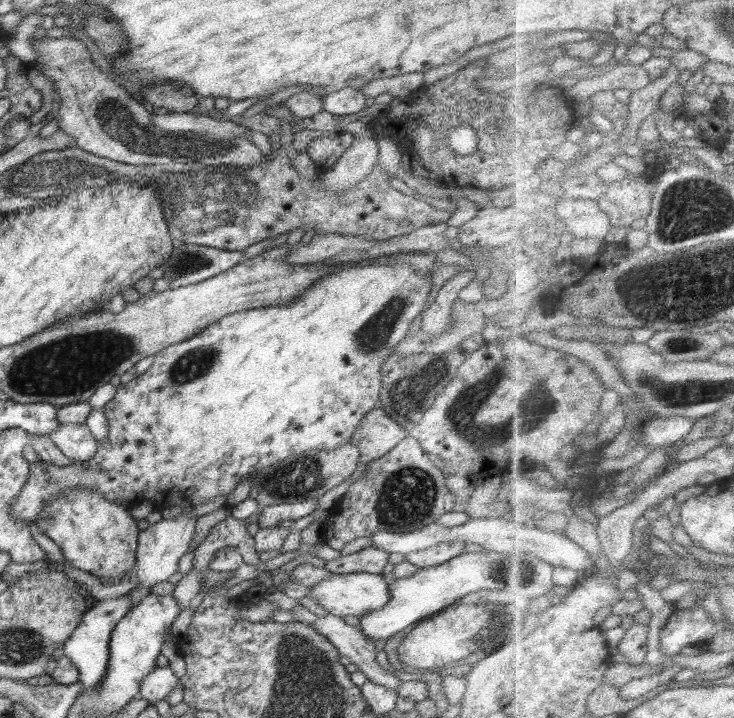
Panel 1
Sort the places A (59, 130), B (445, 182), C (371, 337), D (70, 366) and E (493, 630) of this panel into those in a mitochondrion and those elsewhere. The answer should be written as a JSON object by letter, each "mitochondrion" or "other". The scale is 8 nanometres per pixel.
{"A":"other","B":"other","C":"mitochondrion","D":"mitochondrion","E":"mitochondrion"}

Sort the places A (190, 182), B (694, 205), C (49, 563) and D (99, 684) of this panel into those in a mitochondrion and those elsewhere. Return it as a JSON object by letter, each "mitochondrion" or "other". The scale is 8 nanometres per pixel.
{"A":"mitochondrion","B":"mitochondrion","C":"other","D":"other"}

